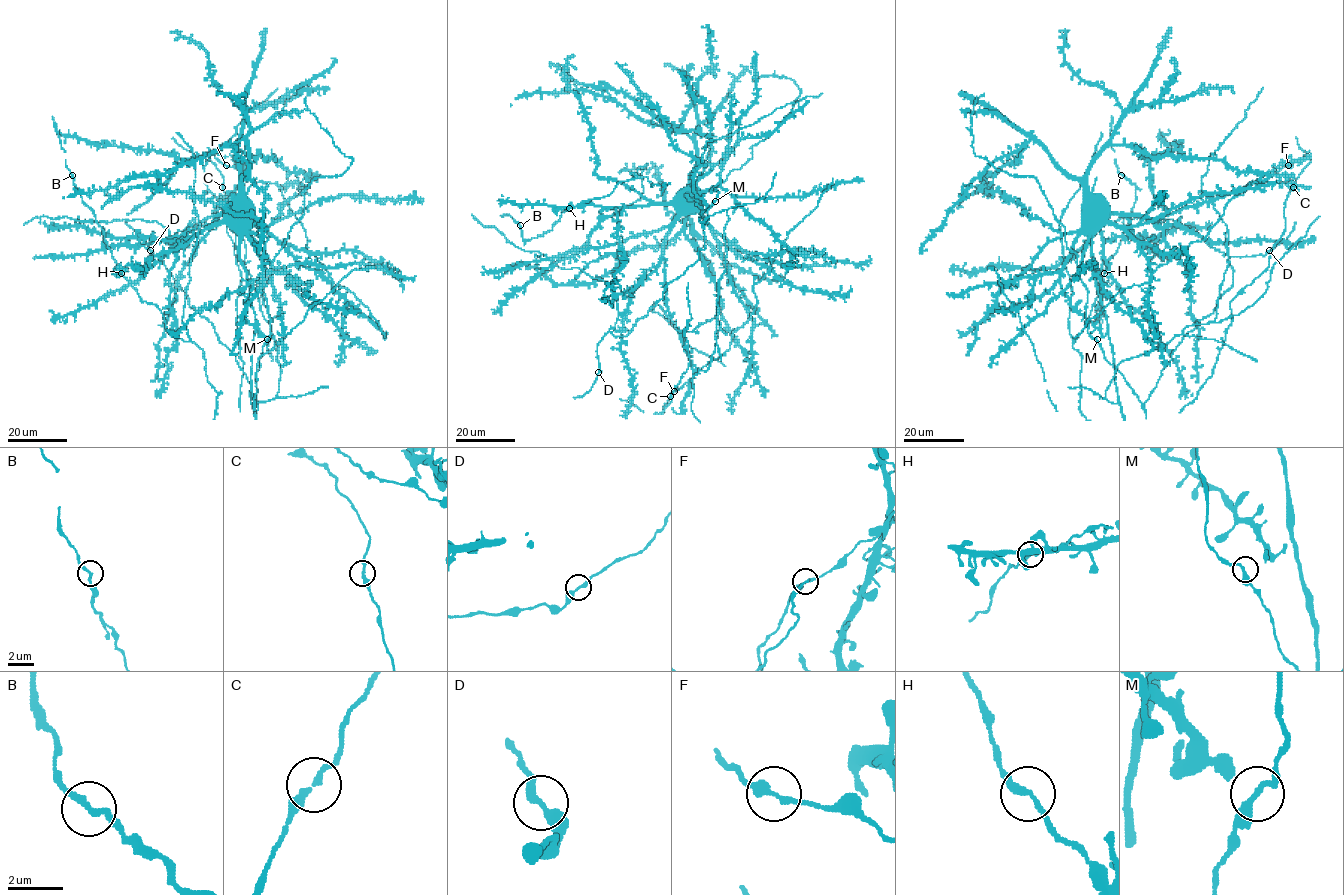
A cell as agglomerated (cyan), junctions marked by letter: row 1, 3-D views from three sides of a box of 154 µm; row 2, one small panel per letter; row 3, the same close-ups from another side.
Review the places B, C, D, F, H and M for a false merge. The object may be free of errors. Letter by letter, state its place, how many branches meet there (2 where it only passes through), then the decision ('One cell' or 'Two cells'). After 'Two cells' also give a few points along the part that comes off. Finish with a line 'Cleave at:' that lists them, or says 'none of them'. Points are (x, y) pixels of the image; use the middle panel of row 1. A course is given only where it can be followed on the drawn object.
B: Place: (520, 225). Branches: 2. One cell
C: Place: (670, 396). Branches: 2. One cell
D: Place: (598, 372). Branches: 2. One cell
F: Place: (674, 391). Branches: 2. One cell
H: Place: (569, 208). Branches: 2. One cell
M: Place: (715, 201). Branches: 2. One cell
Cleave at: none of them

